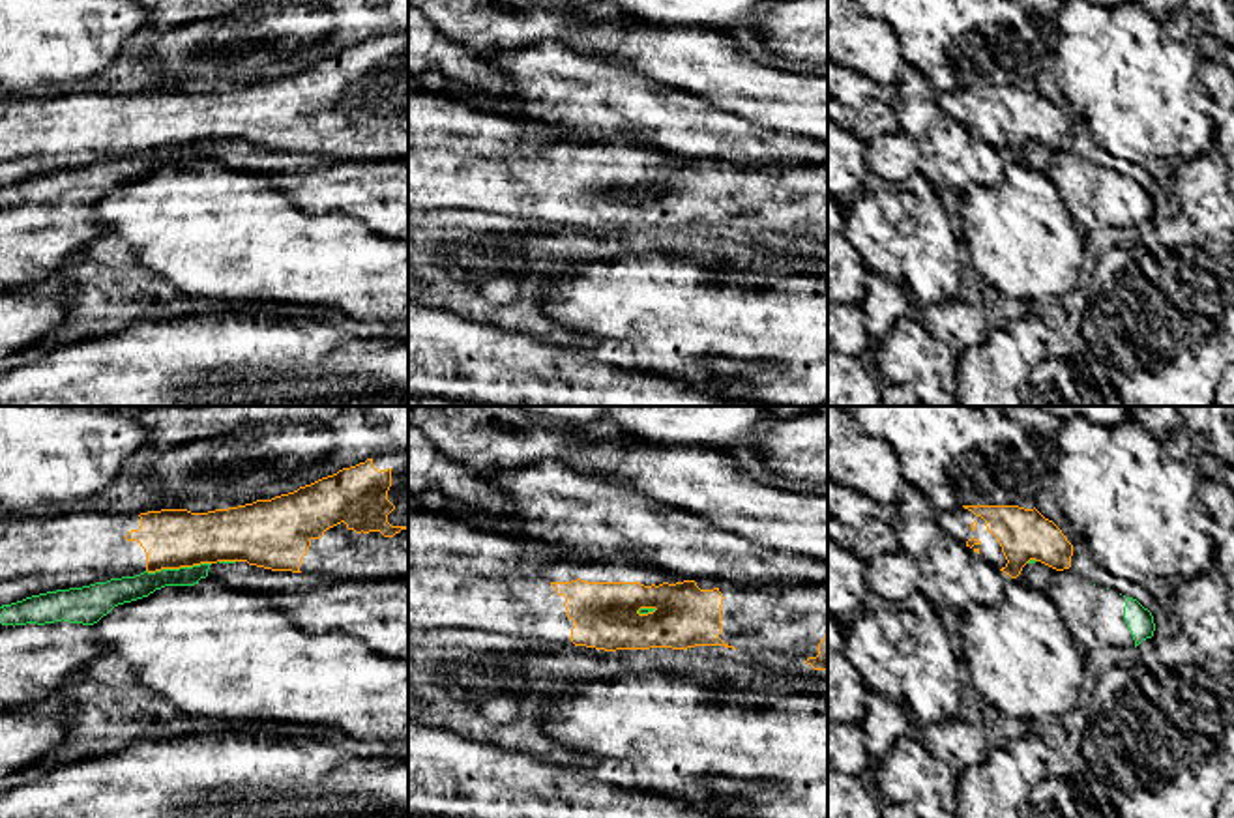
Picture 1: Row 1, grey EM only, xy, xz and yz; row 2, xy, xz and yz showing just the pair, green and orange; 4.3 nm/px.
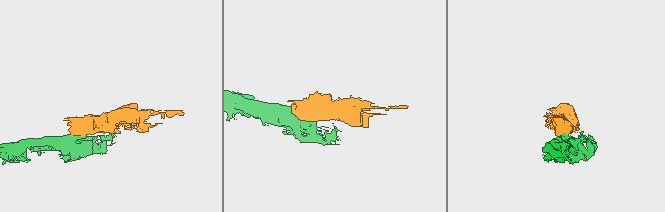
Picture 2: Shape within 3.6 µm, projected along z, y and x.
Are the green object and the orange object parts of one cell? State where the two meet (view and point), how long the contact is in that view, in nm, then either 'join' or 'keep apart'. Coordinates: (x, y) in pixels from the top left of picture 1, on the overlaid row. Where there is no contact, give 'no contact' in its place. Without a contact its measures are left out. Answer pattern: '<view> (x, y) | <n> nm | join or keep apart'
xy (180, 568) | 280 nm | keep apart

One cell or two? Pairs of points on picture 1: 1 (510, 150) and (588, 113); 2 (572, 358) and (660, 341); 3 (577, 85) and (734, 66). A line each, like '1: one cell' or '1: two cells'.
1: two cells
2: two cells
3: two cells

